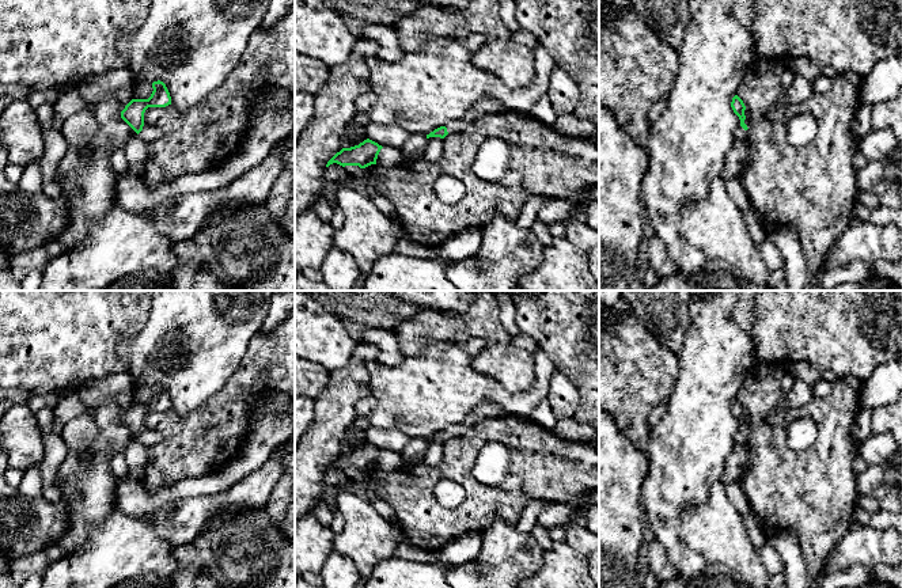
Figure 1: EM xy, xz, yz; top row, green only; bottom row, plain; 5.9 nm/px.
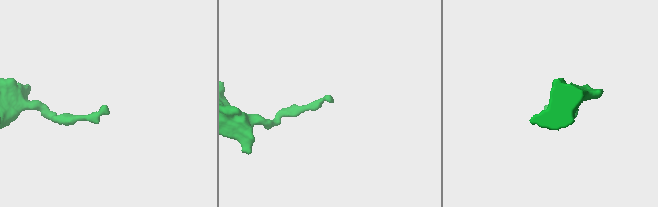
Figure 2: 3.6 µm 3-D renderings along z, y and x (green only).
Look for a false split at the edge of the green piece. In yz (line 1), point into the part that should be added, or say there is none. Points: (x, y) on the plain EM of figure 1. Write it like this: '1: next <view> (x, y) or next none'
1: next yz (741, 437)

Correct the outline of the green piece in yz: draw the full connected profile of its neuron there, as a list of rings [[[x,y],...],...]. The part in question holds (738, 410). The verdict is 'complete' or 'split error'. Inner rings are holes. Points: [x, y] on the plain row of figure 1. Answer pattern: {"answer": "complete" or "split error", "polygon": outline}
{"answer": "split error", "polygon": [[[735,399],[732,402],[731,411],[732,411],[734,417],[740,424],[740,430],[735,435],[735,443],[736,444],[746,444],[748,441],[747,440],[747,433],[748,432],[744,428],[744,424],[746,424],[746,420],[744,420],[746,410],[744,410],[743,405],[738,399]]]}

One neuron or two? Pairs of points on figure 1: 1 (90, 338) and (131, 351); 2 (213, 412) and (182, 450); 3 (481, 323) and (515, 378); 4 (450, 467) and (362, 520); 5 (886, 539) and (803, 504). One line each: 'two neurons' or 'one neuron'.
1: two neurons
2: one neuron
3: two neurons
4: two neurons
5: two neurons

